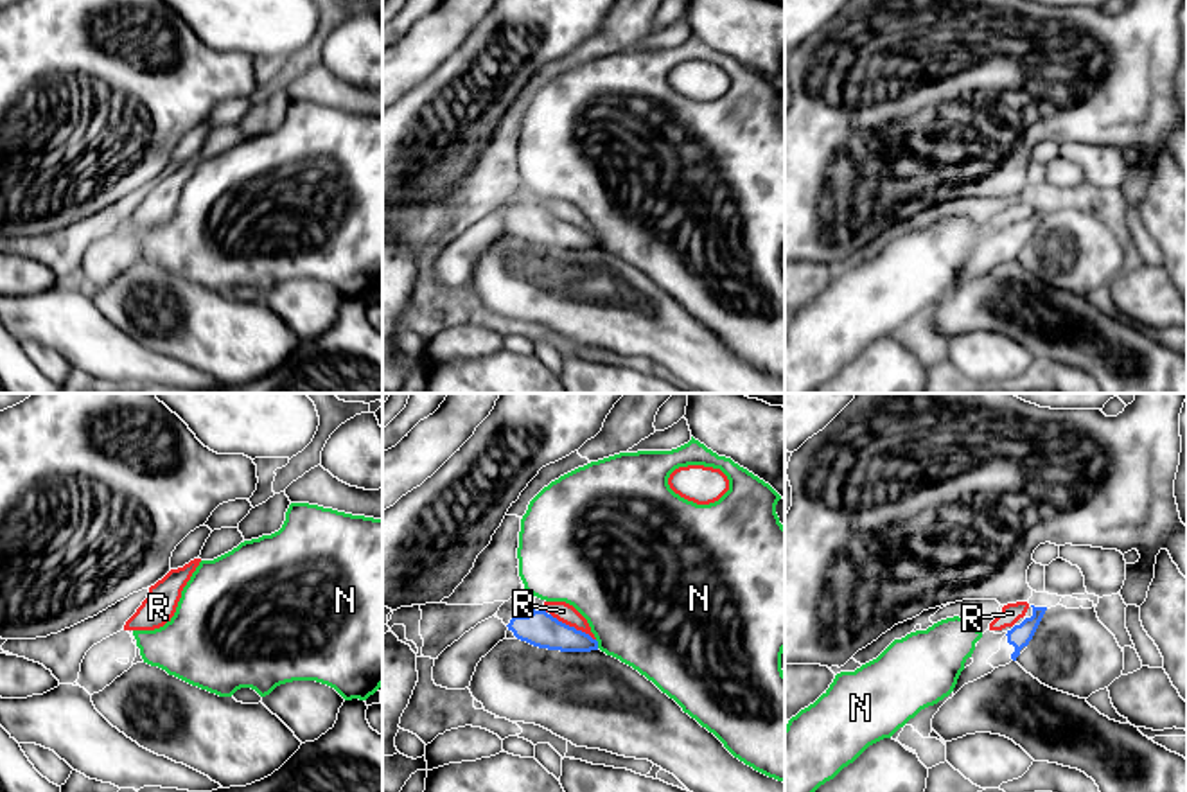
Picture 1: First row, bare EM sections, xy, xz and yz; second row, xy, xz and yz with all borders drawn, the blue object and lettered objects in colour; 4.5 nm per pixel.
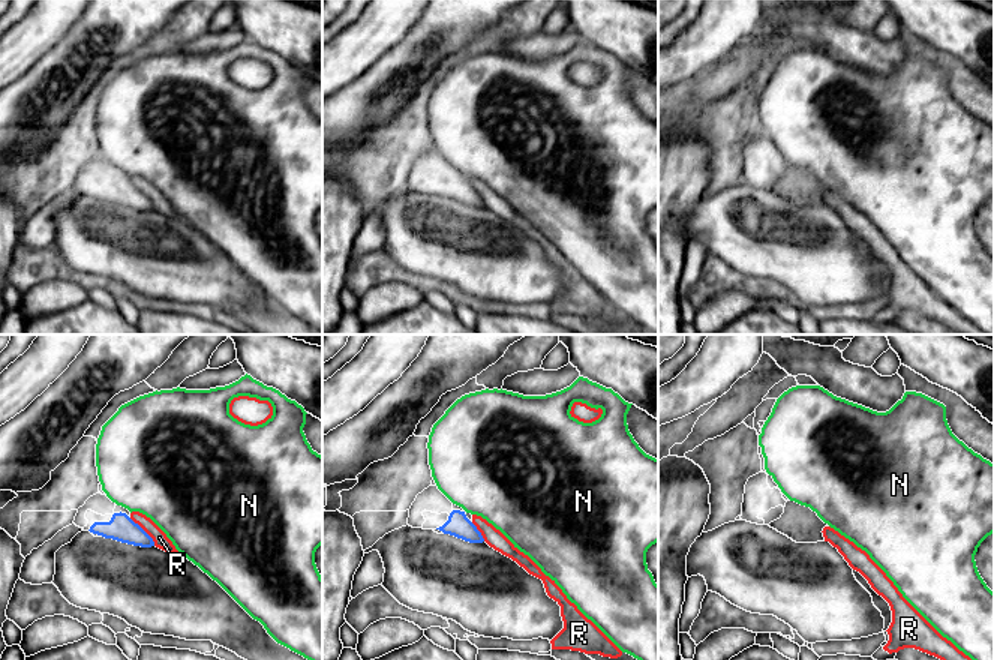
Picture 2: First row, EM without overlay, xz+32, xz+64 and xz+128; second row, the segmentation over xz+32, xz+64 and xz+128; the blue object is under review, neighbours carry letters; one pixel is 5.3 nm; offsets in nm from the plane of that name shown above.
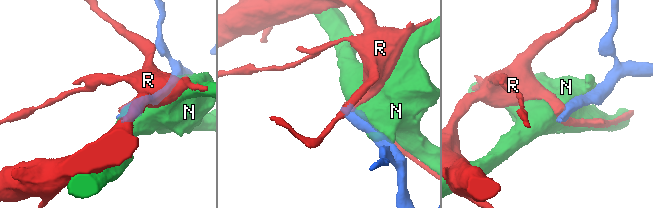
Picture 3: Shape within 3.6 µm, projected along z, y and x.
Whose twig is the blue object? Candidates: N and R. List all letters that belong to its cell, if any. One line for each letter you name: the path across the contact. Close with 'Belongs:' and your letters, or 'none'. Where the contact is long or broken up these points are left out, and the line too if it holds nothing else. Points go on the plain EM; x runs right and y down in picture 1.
Belongs: none

